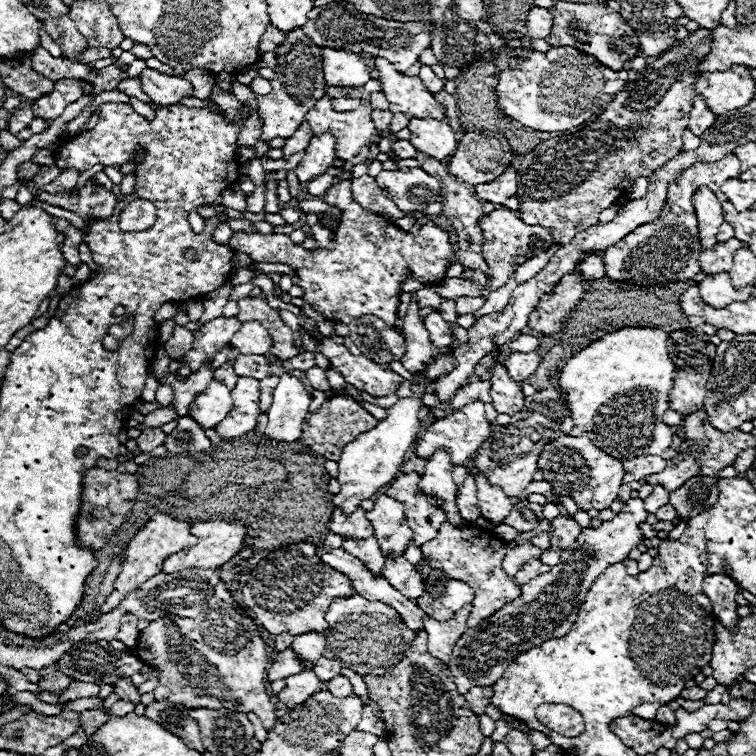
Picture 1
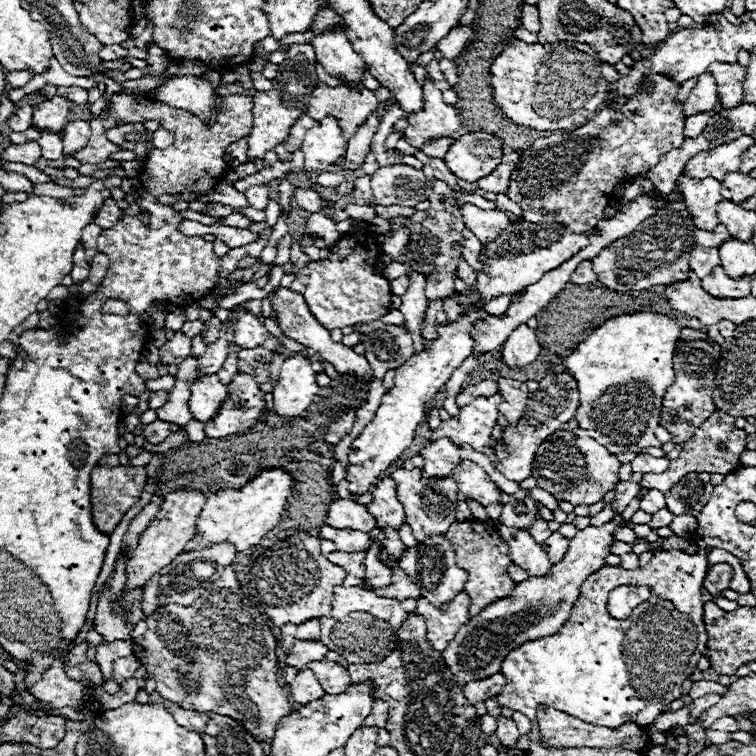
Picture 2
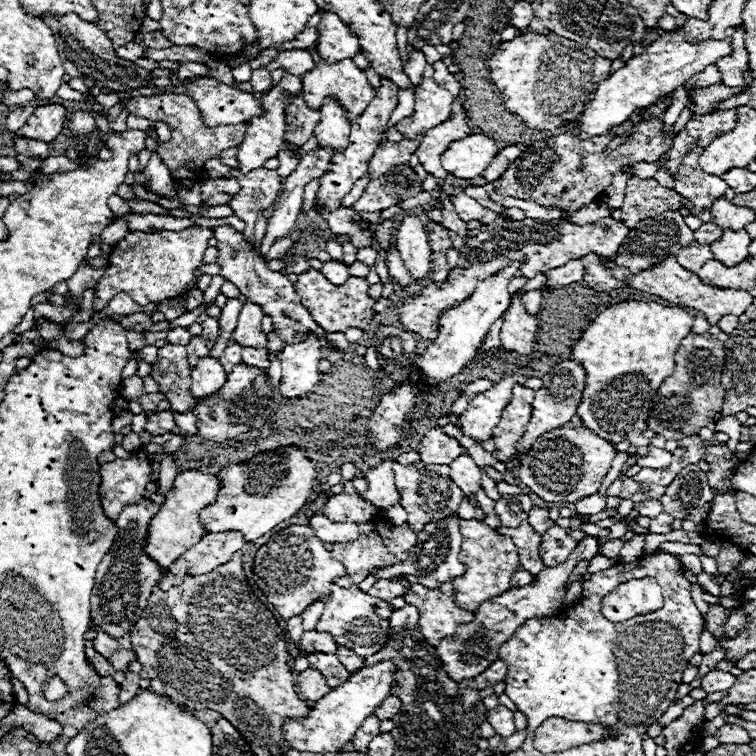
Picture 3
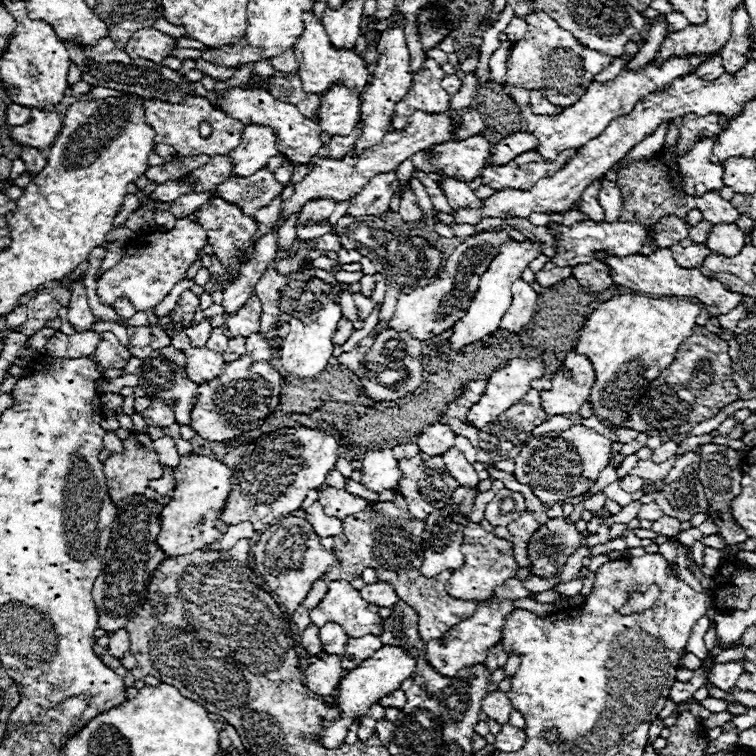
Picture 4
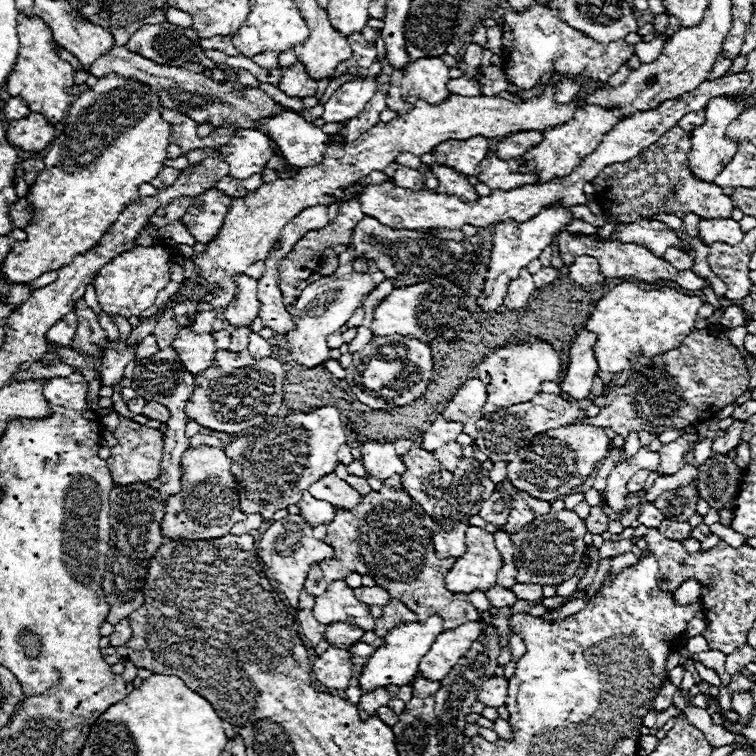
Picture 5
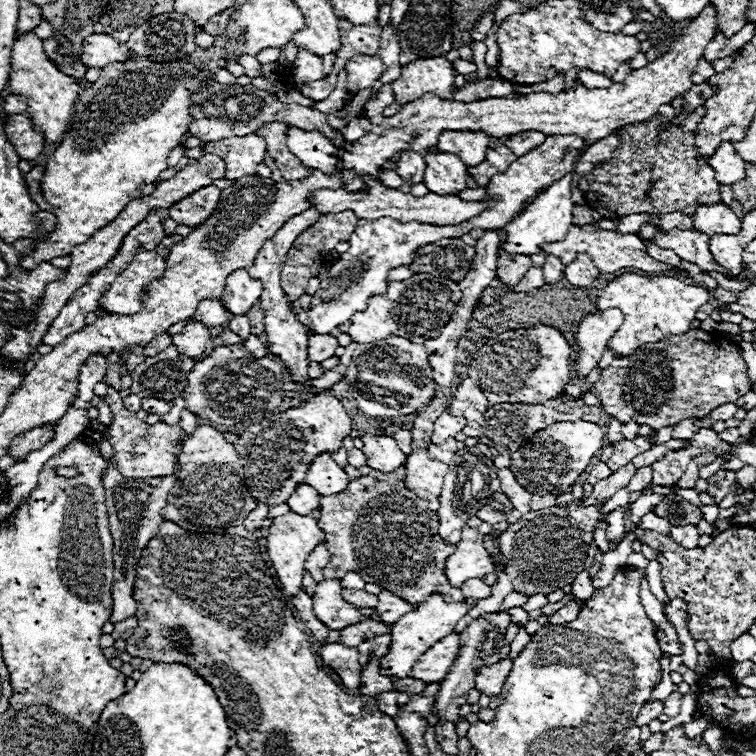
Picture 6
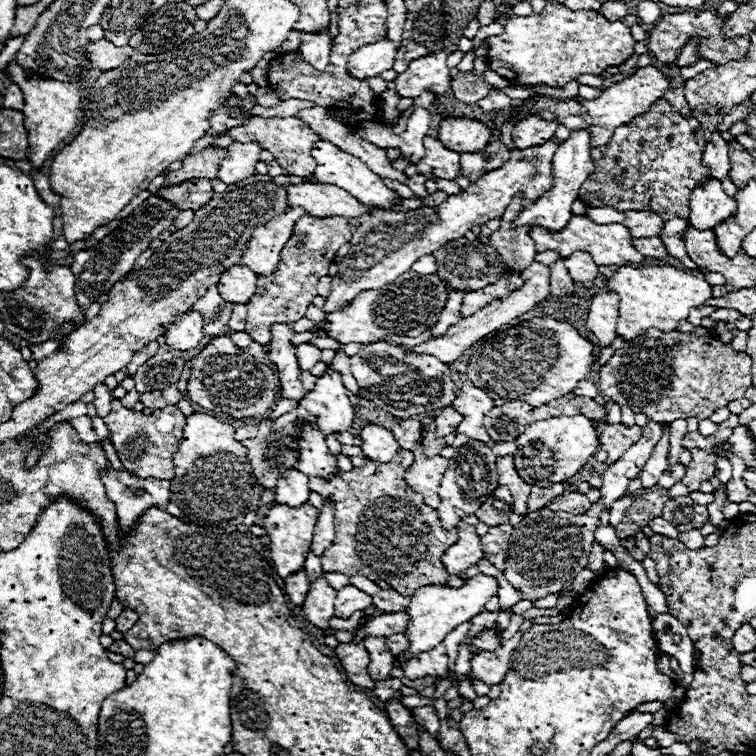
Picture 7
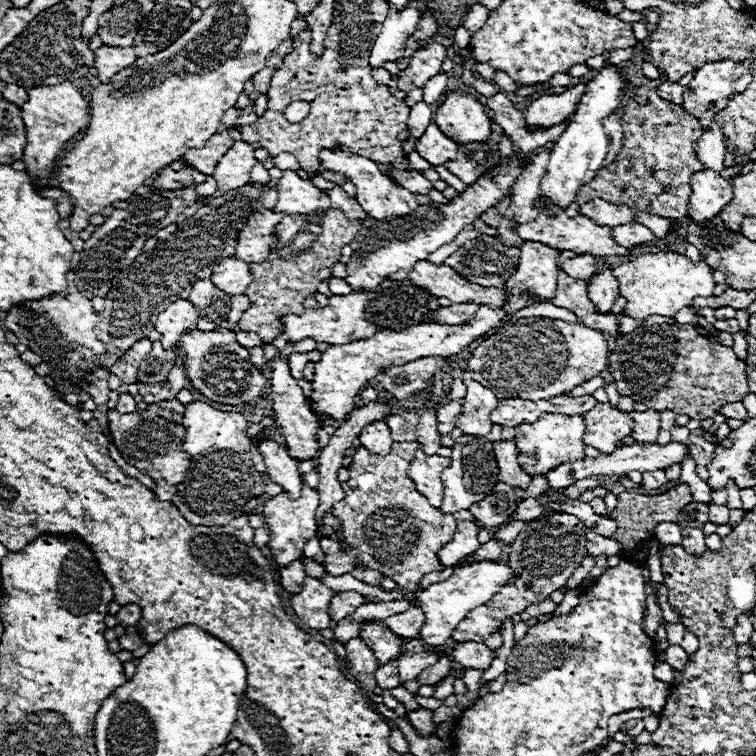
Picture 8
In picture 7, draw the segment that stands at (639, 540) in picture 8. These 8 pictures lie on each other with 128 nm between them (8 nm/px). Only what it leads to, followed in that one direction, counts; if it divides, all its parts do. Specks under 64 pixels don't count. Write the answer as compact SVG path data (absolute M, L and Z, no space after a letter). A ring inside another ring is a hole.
M693 448L690 450L690 454L692 454L692 462L688 464L688 470L686 470L686 476L682 478L682 484L696 492L704 480L714 476L716 454L708 448ZM662 490L638 496L634 504L626 510L624 520L616 526L616 534L620 538L634 536L638 530L648 526L648 520L652 520L652 516L662 516L662 508L667 501L662 500Z

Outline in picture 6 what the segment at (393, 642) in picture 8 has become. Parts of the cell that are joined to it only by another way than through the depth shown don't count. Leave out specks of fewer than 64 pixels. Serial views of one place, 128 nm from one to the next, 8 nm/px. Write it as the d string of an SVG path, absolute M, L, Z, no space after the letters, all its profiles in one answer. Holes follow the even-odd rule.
M372 658L372 662L362 670L362 678L360 678L360 696L370 696L370 698L376 698L378 694L382 692L390 692L394 686L392 686L392 680L388 676L380 676L378 674L378 664L380 660L378 658Z

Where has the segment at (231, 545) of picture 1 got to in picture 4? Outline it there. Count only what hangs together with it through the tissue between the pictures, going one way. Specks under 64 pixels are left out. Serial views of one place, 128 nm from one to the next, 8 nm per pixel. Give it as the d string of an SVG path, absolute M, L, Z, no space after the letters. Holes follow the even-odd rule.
M304 426L282 428L260 436L252 444L234 448L222 460L232 472L232 490L220 512L220 520L228 526L250 522L256 532L264 532L268 526L276 524L276 520L298 510L310 488L320 488L324 484L336 458L338 440L322 430L310 430Z

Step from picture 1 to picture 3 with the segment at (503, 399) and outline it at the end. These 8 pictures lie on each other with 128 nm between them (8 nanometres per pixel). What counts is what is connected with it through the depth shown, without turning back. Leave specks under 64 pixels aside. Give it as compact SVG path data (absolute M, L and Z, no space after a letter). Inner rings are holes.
M516 384L512 390L512 400L510 404L504 408L500 422L496 426L496 432L492 434L498 452L506 458L512 458L516 454L516 446L520 436L524 434L524 428L530 420L530 412L532 412L532 400L534 400L534 390Z

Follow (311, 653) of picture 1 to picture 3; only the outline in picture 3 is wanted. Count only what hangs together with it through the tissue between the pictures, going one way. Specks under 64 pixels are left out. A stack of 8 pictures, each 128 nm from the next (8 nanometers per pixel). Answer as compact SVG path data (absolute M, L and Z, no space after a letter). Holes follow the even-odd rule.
M314 602L310 608L306 608L302 612L302 628L304 628L304 632L316 628L316 622L318 622L322 610L324 610L324 604L322 602Z

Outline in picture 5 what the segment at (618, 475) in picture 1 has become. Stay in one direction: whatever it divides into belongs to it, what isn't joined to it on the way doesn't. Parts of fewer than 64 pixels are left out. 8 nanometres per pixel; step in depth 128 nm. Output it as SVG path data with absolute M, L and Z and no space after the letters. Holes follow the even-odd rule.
M560 426L540 436L534 436L516 460L508 462L508 478L518 488L534 498L554 502L570 496L572 488L578 488L594 472L594 468L608 456L610 438L596 426Z

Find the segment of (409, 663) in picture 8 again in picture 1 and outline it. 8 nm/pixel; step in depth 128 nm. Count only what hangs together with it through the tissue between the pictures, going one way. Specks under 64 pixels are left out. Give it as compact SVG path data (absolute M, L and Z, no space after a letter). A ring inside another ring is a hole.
M630 498L614 520L604 522L600 528L584 528L576 544L562 552L560 564L556 564L548 574L524 584L520 596L512 604L506 604L500 612L482 620L476 628L468 628L468 632L464 632L464 636L460 636L454 644L448 662L458 692L464 696L474 686L494 686L502 678L508 664L512 664L512 660L516 660L522 652L550 638L566 636L576 622L584 596L594 580L604 574L608 566L626 560L630 550L644 540L640 524L644 524L646 518L648 512L644 510L644 502L640 498ZM470 660L480 664L470 664Z

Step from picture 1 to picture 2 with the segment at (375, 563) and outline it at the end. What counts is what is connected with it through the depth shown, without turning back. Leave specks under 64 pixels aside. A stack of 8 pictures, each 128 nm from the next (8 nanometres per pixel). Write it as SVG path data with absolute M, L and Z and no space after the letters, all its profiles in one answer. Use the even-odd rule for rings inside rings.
M324 524L324 528L320 530L320 538L332 540L340 552L366 552L372 546L372 538L368 532L338 530L328 524Z

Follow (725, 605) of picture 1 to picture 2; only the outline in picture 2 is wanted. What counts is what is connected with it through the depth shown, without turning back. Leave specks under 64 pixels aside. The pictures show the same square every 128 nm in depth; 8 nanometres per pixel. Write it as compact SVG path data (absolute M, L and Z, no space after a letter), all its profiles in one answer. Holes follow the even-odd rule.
M714 564L708 570L708 576L704 580L704 588L712 596L720 596L722 590L730 588L730 578L732 578L732 568L728 564Z

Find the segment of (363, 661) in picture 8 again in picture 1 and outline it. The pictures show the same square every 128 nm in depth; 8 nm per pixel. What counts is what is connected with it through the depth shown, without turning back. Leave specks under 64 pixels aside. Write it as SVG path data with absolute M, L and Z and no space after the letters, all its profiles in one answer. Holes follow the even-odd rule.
M312 670L298 672L298 674L286 678L286 688L282 692L278 692L278 702L284 704L286 708L294 708L296 704L302 704L304 700L308 700L308 696L312 696L320 688L322 688L322 684L318 682L318 678Z

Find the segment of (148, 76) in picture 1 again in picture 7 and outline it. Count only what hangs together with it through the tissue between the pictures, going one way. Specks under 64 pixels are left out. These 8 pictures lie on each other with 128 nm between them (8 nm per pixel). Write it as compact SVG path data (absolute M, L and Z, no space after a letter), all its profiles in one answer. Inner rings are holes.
M316 140L310 154L312 154L312 158L316 160L318 168L316 168L316 172L314 172L312 176L308 176L308 178L316 178L316 180L320 180L320 182L324 182L324 184L334 184L334 186L338 186L340 190L346 190L346 192L350 192L352 196L356 196L362 204L372 204L372 206L378 206L378 208L384 208L384 210L390 208L394 200L398 200L398 196L382 184L382 178L380 178L380 176L376 176L372 170L368 170L368 166L366 166L364 162L360 162L356 156L342 152L342 150L340 150L338 146L334 146L332 142Z

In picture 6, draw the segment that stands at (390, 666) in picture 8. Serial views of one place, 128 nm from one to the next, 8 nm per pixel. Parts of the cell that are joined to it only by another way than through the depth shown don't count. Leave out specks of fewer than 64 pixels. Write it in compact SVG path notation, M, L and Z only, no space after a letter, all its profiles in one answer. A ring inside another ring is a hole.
M396 690L380 694L380 698L376 698L376 700L378 700L380 712L384 712L386 716L392 716L392 718L394 718L394 716L398 714L398 702L396 702L396 696L398 696Z

